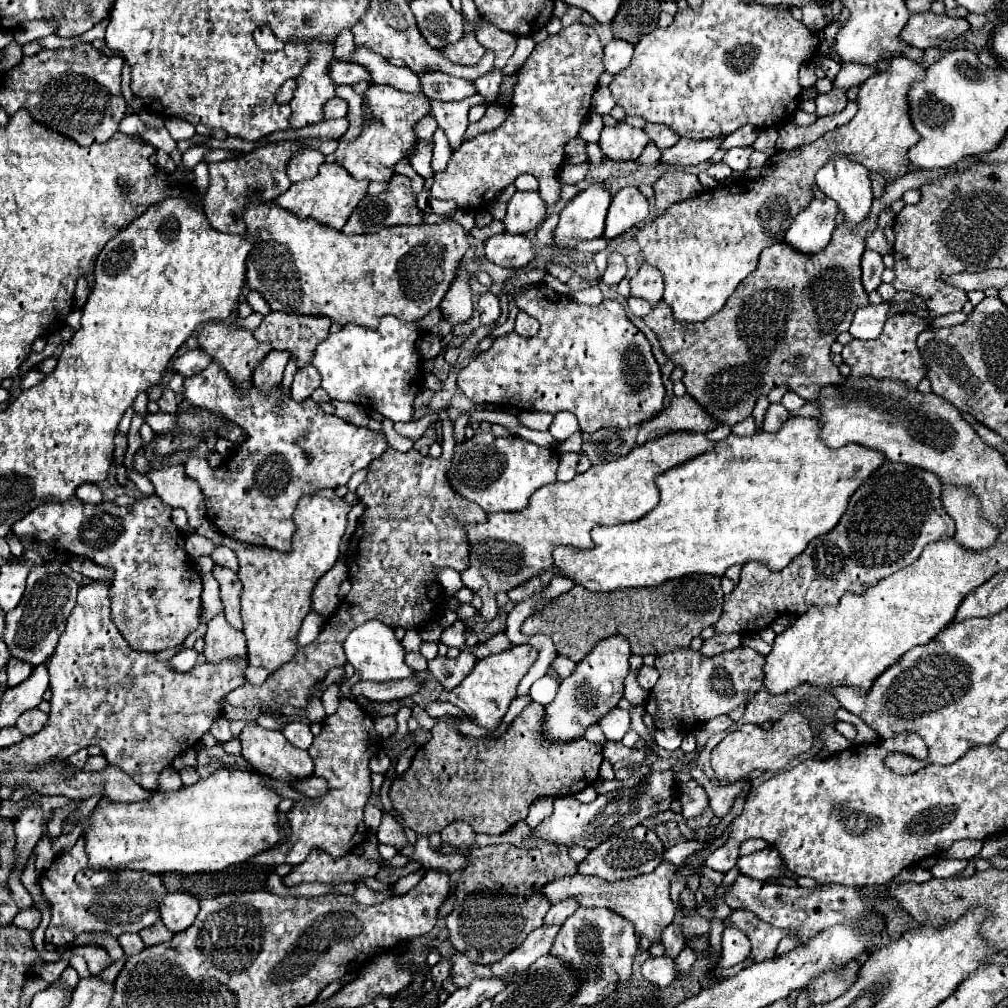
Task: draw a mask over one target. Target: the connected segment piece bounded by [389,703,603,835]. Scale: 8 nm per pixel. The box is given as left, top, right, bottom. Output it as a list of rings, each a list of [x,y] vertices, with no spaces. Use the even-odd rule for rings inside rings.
[[[529,703],[519,717],[509,725],[509,729],[491,741],[485,737],[463,735],[455,727],[453,715],[437,717],[435,727],[431,729],[433,737],[421,745],[411,761],[411,767],[395,777],[389,797],[393,809],[403,817],[403,825],[413,829],[415,833],[431,835],[433,831],[441,831],[445,825],[453,821],[467,821],[473,831],[501,835],[511,825],[527,817],[529,805],[539,797],[563,797],[575,795],[577,791],[593,785],[599,777],[599,767],[603,761],[603,745],[587,739],[571,739],[569,743],[555,743],[543,731],[545,723],[545,707],[539,703]]]

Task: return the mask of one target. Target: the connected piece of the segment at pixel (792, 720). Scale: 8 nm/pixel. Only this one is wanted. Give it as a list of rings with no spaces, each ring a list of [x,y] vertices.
[[[787,711],[783,719],[771,725],[769,731],[757,725],[741,725],[737,731],[731,731],[725,735],[725,739],[711,751],[711,769],[715,771],[715,777],[727,785],[737,781],[751,779],[753,771],[781,771],[785,765],[799,757],[801,753],[807,753],[815,743],[811,723],[807,717],[803,717],[799,711]]]

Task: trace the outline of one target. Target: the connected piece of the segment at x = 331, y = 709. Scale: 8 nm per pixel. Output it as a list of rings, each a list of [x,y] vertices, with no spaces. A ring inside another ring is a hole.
[[[336,683],[326,688],[321,698],[326,716],[330,716],[336,712],[340,699],[339,686]]]

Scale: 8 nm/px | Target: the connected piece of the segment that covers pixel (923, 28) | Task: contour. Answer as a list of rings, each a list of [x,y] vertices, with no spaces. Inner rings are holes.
[[[933,11],[913,13],[907,25],[901,29],[899,39],[907,45],[929,49],[939,47],[969,29],[969,23],[963,17],[949,17],[949,15],[935,15]]]

